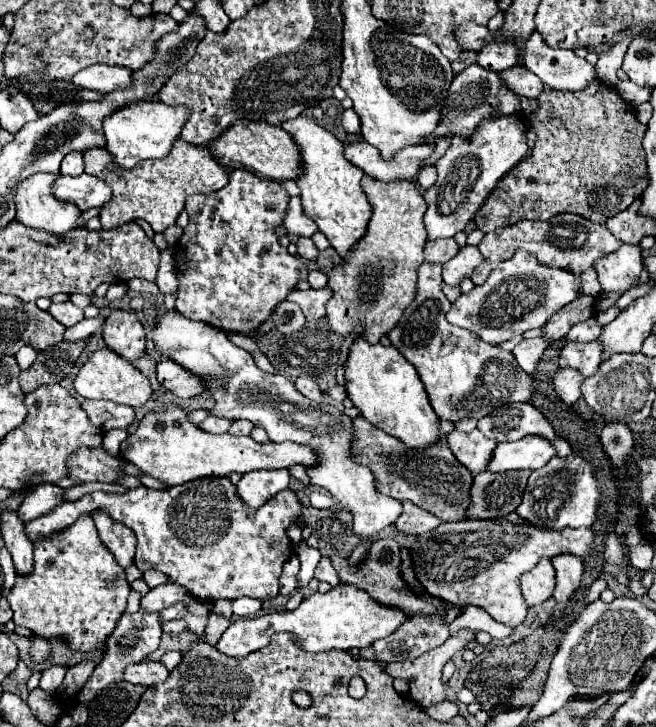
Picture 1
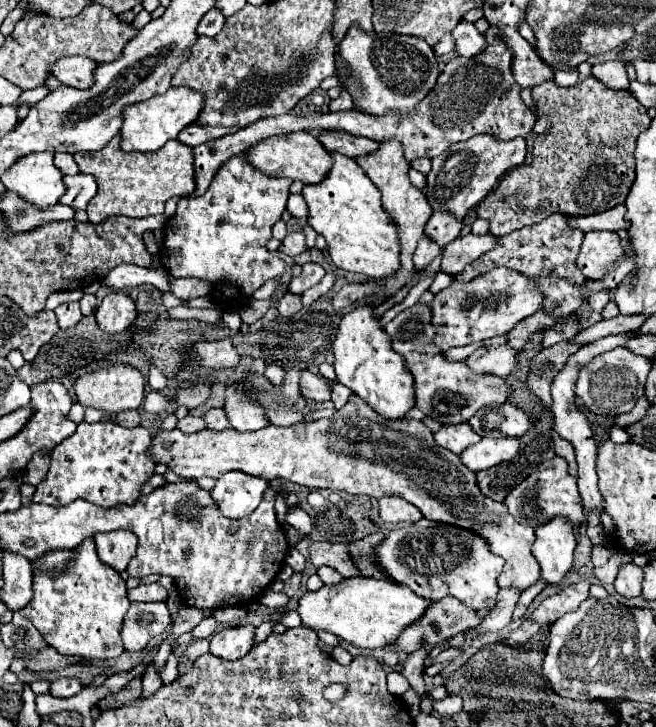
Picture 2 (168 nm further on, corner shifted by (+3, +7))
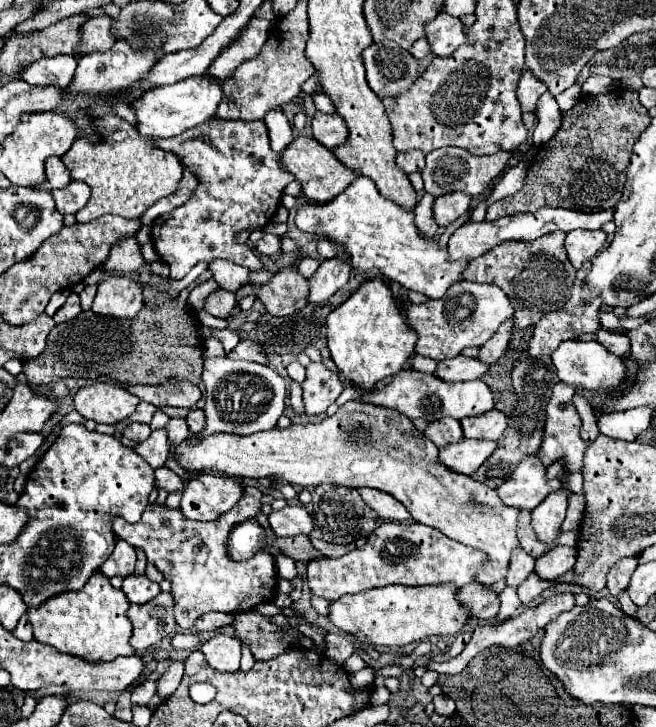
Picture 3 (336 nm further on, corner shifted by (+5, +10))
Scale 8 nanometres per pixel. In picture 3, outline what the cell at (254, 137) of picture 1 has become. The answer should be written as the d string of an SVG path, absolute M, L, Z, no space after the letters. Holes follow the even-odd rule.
M307 136L293 138L293 142L281 152L281 166L301 182L303 196L307 196L311 202L329 202L329 198L335 198L357 178L357 172L345 168L329 148Z

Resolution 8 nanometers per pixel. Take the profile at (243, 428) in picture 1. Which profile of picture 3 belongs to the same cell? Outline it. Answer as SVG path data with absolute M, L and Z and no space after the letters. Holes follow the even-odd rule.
M191 410L191 414L187 416L187 422L189 422L189 428L193 434L201 434L205 430L205 412L203 410Z

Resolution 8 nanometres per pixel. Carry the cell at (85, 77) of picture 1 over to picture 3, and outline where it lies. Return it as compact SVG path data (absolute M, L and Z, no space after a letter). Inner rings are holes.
M53 56L53 58L41 58L39 62L33 62L21 78L29 84L41 84L41 86L61 86L67 88L73 74L77 70L77 58L75 56Z

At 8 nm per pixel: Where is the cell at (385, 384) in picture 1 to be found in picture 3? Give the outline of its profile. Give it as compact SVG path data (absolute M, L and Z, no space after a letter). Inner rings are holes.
M375 278L327 316L327 342L341 376L357 388L373 392L377 382L389 378L387 374L397 374L405 368L415 350L417 334L405 324L387 284Z

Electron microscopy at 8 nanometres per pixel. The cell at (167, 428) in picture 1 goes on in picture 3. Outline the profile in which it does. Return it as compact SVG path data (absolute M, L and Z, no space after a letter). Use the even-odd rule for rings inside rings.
M345 402L339 406L339 410L333 416L327 416L325 420L317 424L293 424L289 428L273 428L267 432L257 432L251 436L237 436L237 434L211 434L205 438L191 436L185 438L181 444L173 448L175 462L191 472L203 472L203 470L219 470L231 476L241 478L283 478L293 486L303 488L315 488L319 484L339 484L347 488L377 488L391 496L395 496L399 502L403 502L415 522L429 524L437 530L441 530L445 536L473 546L477 550L485 550L489 554L491 564L481 570L477 576L477 582L481 584L493 584L499 580L505 580L509 570L509 560L513 550L519 546L517 538L517 520L519 510L505 506L497 492L489 486L475 482L471 476L457 474L449 470L439 460L439 448L423 434L419 432L413 422L399 414L397 410L373 406L373 404L361 404L361 402Z

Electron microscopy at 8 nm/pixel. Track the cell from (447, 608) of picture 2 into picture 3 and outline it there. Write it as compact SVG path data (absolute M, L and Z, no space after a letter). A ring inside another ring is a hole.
M473 584L457 590L457 600L477 620L493 620L499 610L499 598L483 584Z

